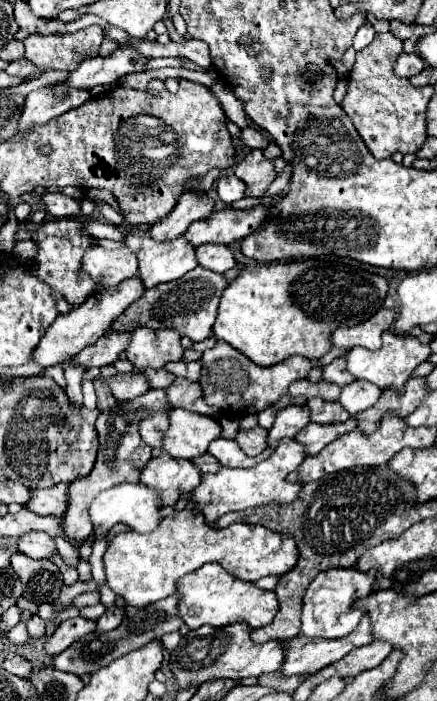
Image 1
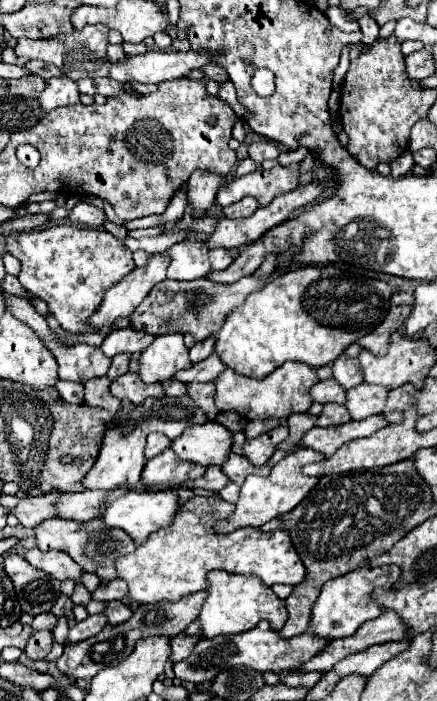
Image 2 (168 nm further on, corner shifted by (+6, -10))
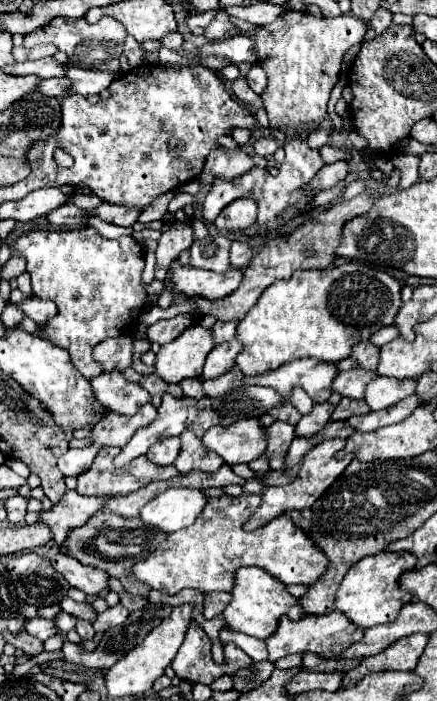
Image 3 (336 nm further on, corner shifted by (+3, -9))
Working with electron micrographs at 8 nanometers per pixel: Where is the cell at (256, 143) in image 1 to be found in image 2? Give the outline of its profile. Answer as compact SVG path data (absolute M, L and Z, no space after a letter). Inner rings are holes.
M270 140L252 142L252 146L250 146L248 152L250 152L250 158L252 158L256 164L262 164L262 162L268 160L268 158L278 158L278 154L280 154L278 146L276 146L274 142L270 142Z

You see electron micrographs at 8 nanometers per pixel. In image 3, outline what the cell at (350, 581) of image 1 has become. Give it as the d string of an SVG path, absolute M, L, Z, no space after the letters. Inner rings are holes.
M377 553L373 557L361 559L339 583L335 593L335 609L347 615L347 619L361 629L393 621L397 617L397 611L413 599L407 591L401 591L397 587L397 579L401 573L411 571L415 563L417 559L409 553Z

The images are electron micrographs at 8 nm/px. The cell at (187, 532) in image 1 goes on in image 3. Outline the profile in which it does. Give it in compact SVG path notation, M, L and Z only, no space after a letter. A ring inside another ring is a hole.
M257 495L209 497L209 501L205 503L205 507L199 513L197 521L193 525L189 525L187 529L181 529L181 531L169 535L167 541L161 543L161 549L157 549L145 561L135 563L133 565L133 575L141 583L147 583L151 589L157 589L157 591L167 593L167 595L175 595L175 593L179 593L179 591L183 591L187 587L199 589L201 593L231 591L235 571L239 567L245 567L245 565L261 567L261 569L265 569L269 575L273 575L275 579L279 579L285 585L287 583L311 585L313 581L317 581L325 573L325 557L321 555L321 551L317 551L317 547L313 547L313 543L309 543L309 537L299 527L295 527L293 521L289 521L285 515L273 519L273 523L267 523L261 529L255 529L251 533L243 531L243 523L257 509L257 503L259 503Z

